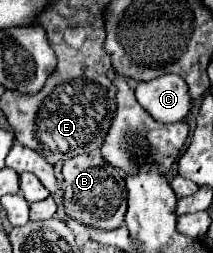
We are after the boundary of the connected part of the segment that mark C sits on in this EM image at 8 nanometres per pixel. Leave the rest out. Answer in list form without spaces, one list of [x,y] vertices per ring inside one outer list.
[[[163,75],[159,79],[139,83],[135,95],[143,109],[161,123],[183,121],[191,107],[189,87],[179,75]]]

